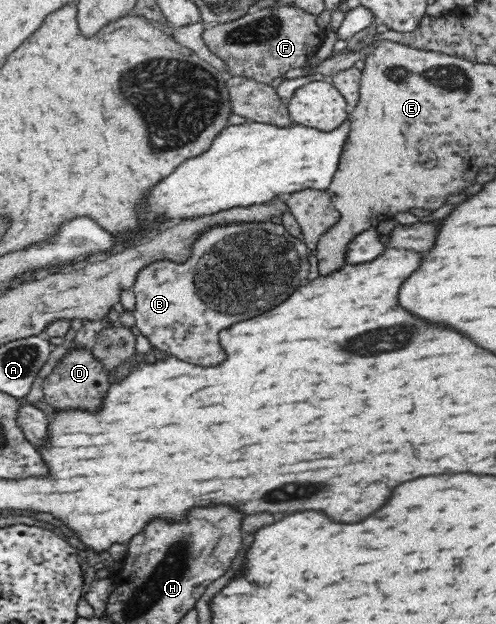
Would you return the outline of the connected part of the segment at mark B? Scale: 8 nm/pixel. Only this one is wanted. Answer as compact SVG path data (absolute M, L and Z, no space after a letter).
M270 220L214 225L202 231L202 235L194 240L190 247L190 257L182 263L158 259L156 263L140 269L131 289L135 295L132 313L140 333L148 337L156 349L170 353L182 361L210 367L226 359L218 343L218 331L230 327L232 323L270 311L272 307L288 299L297 287L306 285L310 269L310 249L282 224L274 224Z

